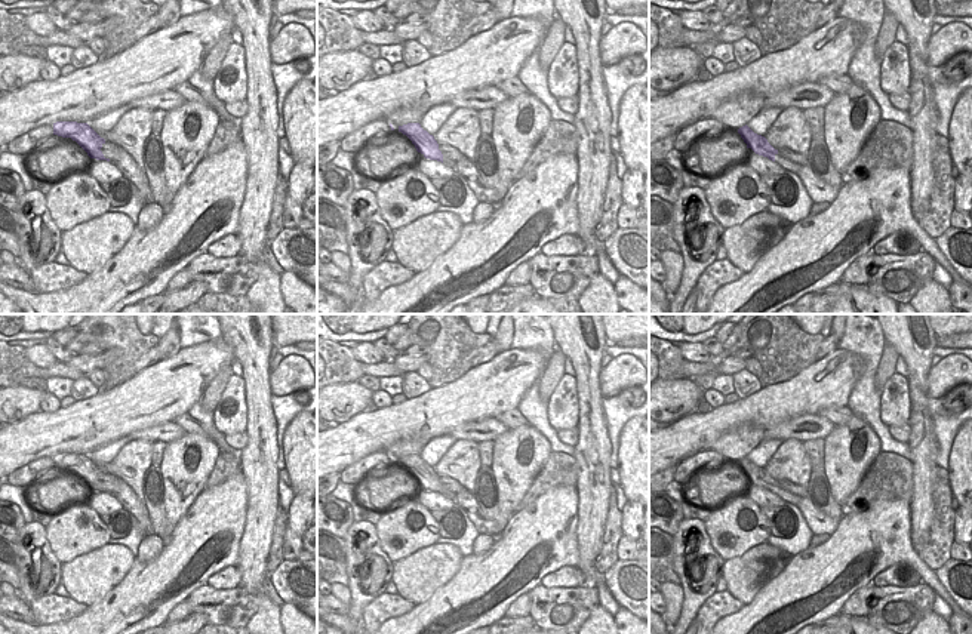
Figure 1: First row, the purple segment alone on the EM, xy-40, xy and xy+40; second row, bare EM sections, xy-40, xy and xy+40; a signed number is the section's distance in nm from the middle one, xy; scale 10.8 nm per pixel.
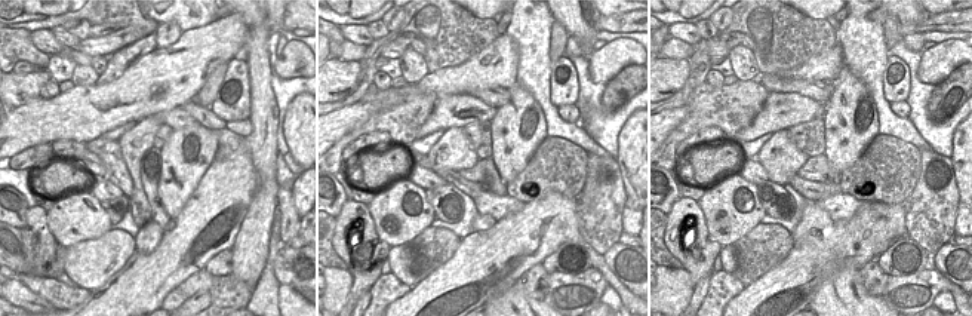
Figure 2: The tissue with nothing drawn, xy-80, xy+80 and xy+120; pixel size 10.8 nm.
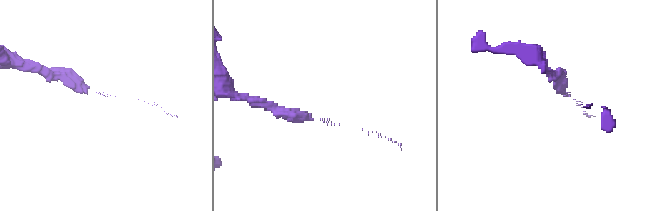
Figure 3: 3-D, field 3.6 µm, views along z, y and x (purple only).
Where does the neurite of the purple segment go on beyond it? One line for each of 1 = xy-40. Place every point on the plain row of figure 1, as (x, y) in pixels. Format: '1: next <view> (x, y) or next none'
1: next none

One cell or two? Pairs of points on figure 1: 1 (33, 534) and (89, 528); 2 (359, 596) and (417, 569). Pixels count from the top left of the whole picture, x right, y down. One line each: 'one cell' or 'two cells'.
1: two cells
2: two cells

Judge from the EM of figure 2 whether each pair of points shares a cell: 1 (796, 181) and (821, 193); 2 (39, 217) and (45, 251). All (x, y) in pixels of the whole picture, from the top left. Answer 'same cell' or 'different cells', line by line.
1: same cell
2: same cell

